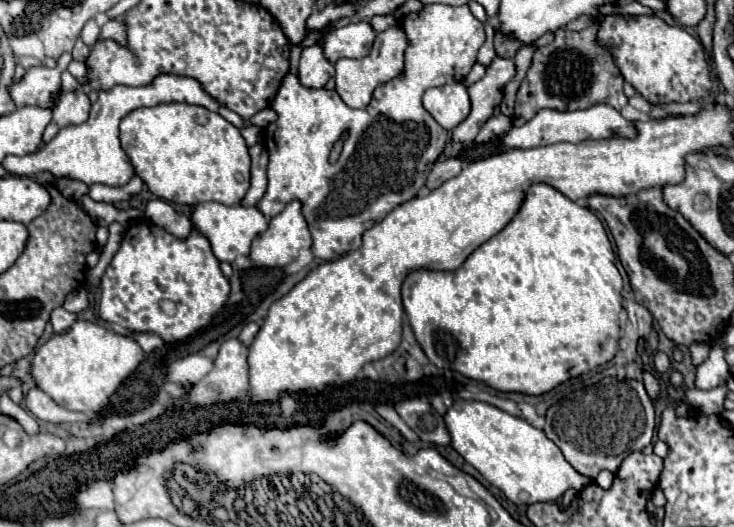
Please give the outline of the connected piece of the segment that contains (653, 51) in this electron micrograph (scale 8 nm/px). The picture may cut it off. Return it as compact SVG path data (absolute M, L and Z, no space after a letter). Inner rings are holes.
M616 16L610 20L610 30L598 28L596 40L612 52L614 64L620 68L624 80L652 104L696 102L712 88L702 44L684 28L670 26L658 16Z

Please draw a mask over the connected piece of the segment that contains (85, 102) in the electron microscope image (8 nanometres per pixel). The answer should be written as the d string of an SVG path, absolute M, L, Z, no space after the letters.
M72 90L72 92L64 92L58 106L52 110L52 122L46 126L44 134L42 134L42 142L50 142L56 132L68 124L82 124L84 120L88 120L88 112L90 112L90 98L80 92L80 90Z

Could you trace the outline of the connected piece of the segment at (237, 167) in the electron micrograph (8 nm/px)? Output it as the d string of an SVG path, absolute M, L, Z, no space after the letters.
M158 104L152 108L132 110L122 122L122 148L126 150L136 174L148 184L150 192L168 202L196 206L200 202L220 202L236 206L242 202L250 188L250 154L240 130L224 120L218 112L192 104Z

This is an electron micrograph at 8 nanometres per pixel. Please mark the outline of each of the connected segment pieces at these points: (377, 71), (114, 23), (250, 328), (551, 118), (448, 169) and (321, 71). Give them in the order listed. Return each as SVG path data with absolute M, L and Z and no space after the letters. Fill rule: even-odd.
M390 26L384 32L376 34L376 40L372 44L372 50L364 58L340 58L336 62L336 90L340 98L350 108L366 108L370 104L372 92L396 76L404 74L404 52L408 48L408 36L404 36L404 30L400 26Z
M110 18L100 28L98 40L112 40L112 42L116 42L120 46L126 46L126 32L128 32L128 26L124 24L122 18Z
M250 322L250 324L246 324L246 326L242 328L242 332L240 332L238 340L240 340L244 346L250 346L250 344L252 344L252 340L254 340L254 336L256 336L256 332L258 332L258 324Z
M594 104L586 110L576 112L552 112L552 110L540 110L530 122L526 122L520 128L512 128L504 136L506 148L534 148L534 146L546 146L556 142L584 142L584 140L598 140L608 136L622 136L632 138L636 136L636 124L632 120L626 120L616 108L608 104Z
M444 158L444 160L438 160L438 162L432 166L430 174L428 174L426 186L428 186L430 190L434 190L434 188L442 186L446 180L458 176L460 170L462 170L462 160L460 160L460 158Z
M310 46L302 50L298 80L306 88L324 88L324 84L334 76L334 66L324 58L320 46Z

